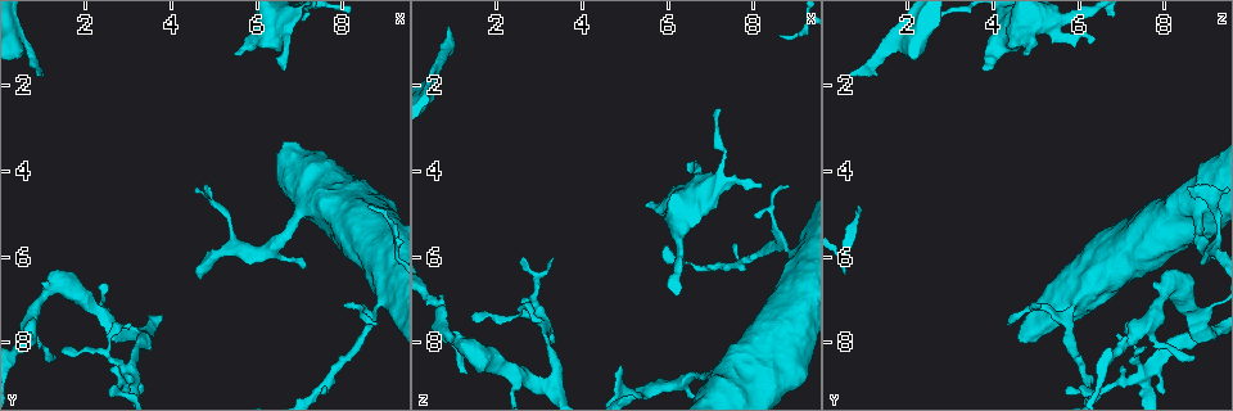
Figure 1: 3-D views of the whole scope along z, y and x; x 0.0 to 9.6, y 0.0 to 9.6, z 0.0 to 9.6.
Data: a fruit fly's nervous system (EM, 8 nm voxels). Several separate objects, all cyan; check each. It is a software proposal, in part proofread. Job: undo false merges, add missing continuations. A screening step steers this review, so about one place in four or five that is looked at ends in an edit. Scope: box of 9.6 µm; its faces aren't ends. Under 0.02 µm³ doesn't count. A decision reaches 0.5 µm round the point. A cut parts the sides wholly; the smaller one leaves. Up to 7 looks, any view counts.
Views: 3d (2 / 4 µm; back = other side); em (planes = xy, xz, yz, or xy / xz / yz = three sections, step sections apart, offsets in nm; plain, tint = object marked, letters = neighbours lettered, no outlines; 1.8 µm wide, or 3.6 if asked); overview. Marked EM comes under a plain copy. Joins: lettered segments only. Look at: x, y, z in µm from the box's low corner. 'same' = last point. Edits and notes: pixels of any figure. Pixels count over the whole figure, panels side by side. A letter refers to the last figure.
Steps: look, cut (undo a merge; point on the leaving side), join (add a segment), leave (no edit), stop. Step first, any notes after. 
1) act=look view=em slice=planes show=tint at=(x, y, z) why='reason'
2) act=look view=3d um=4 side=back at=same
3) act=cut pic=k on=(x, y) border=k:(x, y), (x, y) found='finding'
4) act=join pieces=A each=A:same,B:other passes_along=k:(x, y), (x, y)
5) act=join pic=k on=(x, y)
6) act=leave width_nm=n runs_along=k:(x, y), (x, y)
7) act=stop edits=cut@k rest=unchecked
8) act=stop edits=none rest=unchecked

act=look view=em slice=xy step=16 show=tint at=(0.90, 1.75, 0.70) why='an open end'

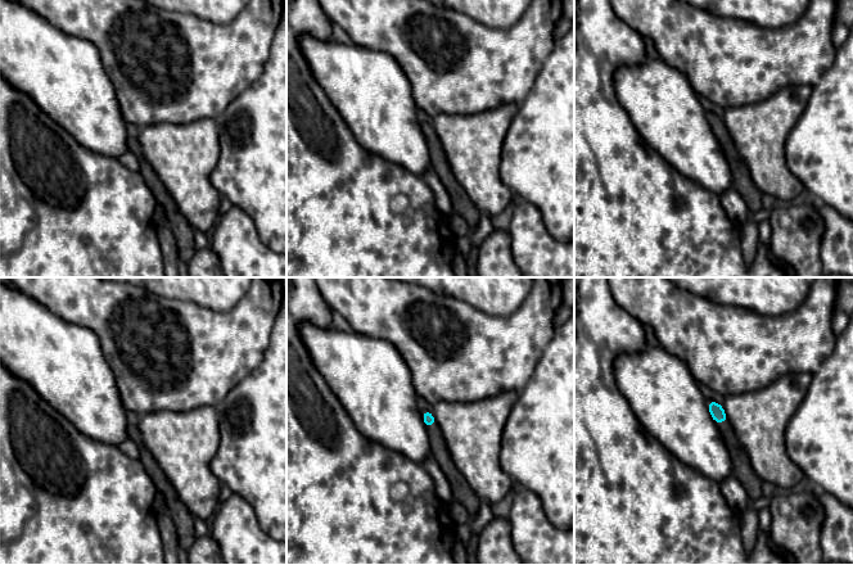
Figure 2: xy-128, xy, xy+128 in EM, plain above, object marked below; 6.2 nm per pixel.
act=look view=em slice=planes show=letters at=same

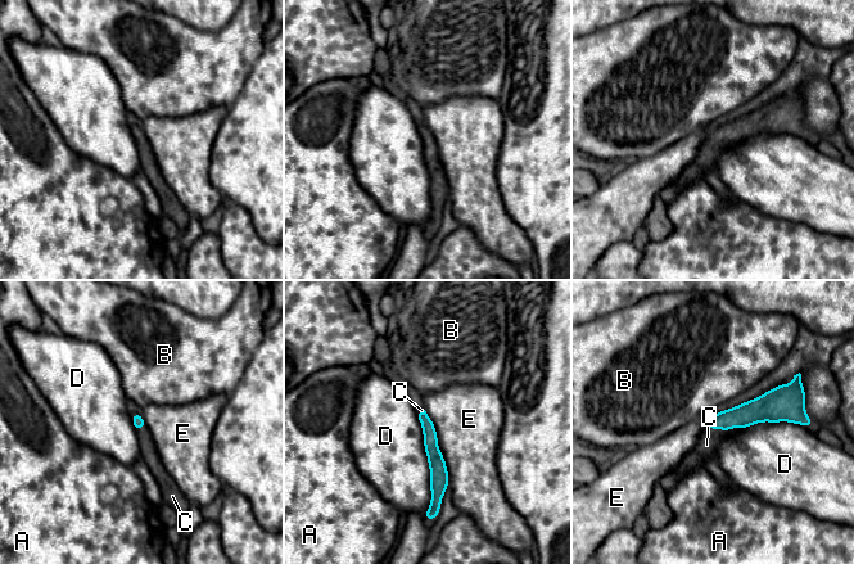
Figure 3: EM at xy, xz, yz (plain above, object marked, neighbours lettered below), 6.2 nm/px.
act=join pieces=C longest_contact=D:650nm each=A:other,B:other,C:same,D:other,E:other passes_along=3:(758, 410), (723, 429), (706, 445) found='it goes on there'

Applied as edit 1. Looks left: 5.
act=look view=em slice=xy step=16 show=tint at=(6.60, 1.70, 3.85) why='free end'

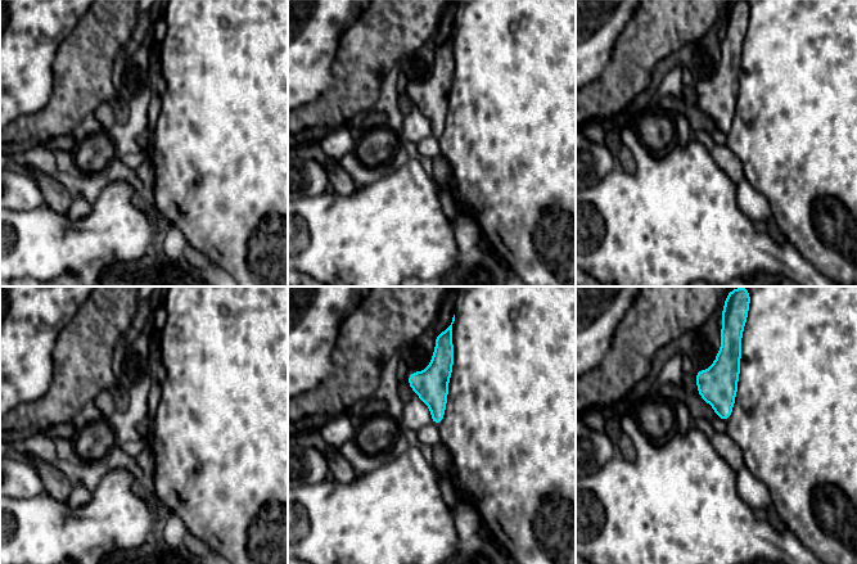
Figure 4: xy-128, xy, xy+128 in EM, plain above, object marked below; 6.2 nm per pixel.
act=look view=em slice=planes show=letters at=same

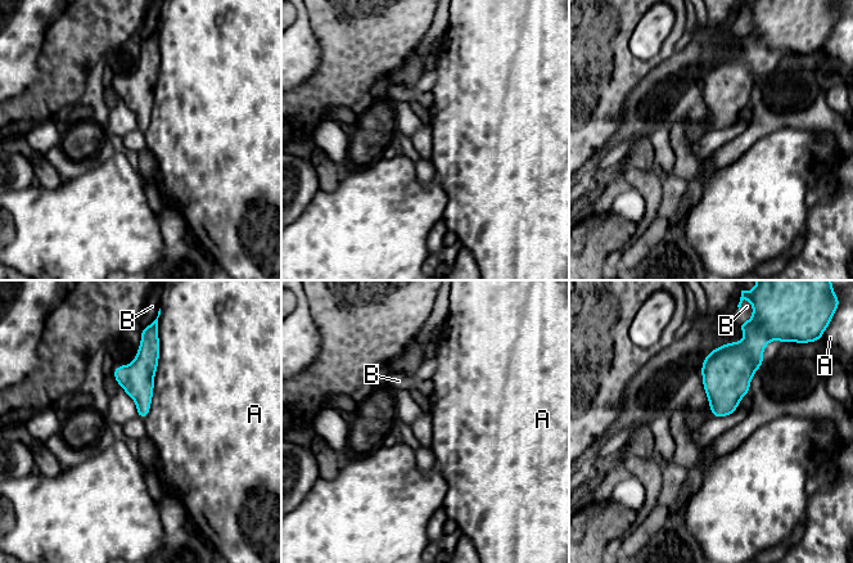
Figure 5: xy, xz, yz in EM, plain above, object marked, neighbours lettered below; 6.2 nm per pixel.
act=leave each=A:other,B:other border=5:(158, 337), (153, 397), (143, 419) found='none of them fits'

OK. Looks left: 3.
act=look view=3d um=2 at=(2.45, 7.40, 8.70) why='side arm on a straight run'

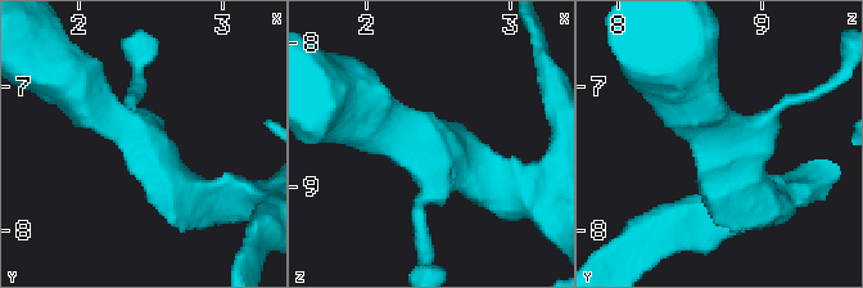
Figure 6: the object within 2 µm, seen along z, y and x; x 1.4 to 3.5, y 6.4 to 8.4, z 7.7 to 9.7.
act=look view=em slice=planes show=letters at=(2.48, 7.42, 8.70) arms=3 why='shape alone is not enough'

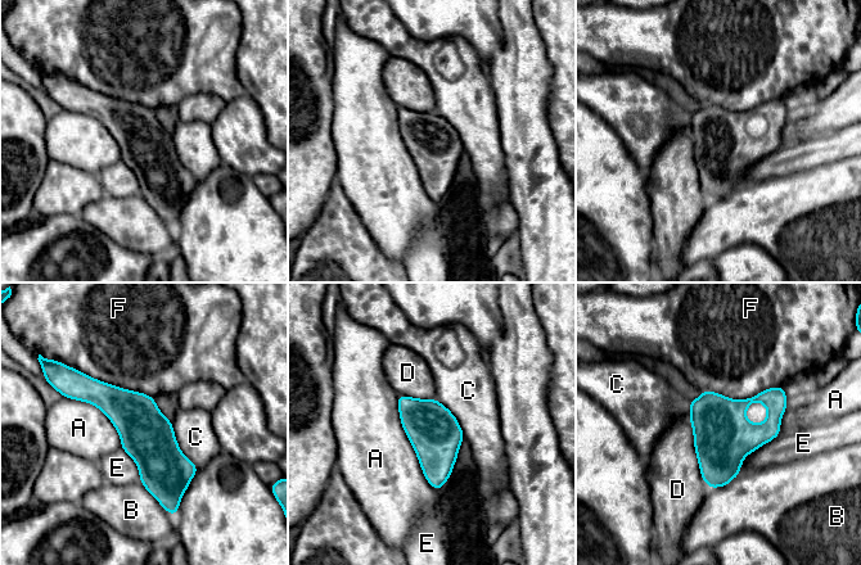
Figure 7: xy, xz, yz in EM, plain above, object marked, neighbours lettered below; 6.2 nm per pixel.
act=leave each=A:other,B:other,C:other,D:other,E:other,F:other runs_along=7:(85, 378), (153, 446), (163, 501) found='continuous, no second cell'

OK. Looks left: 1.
act=stop edits=join@3 rest=unchecked

